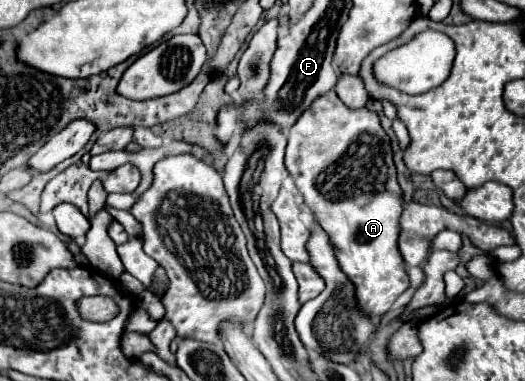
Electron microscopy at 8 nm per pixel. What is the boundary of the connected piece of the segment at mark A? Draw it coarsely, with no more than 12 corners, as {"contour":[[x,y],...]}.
{"contour":[[321,95],[285,167],[367,315],[409,287],[379,115]]}

